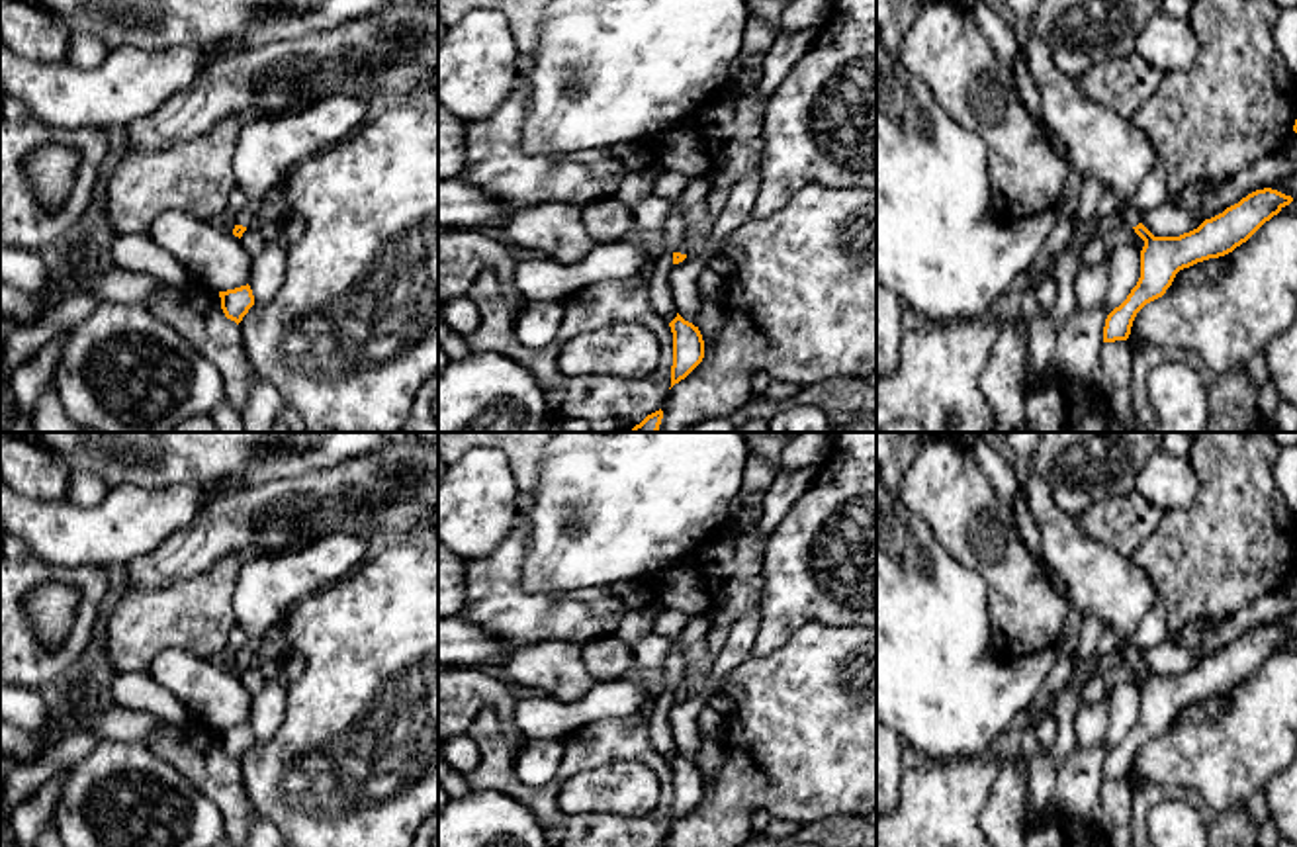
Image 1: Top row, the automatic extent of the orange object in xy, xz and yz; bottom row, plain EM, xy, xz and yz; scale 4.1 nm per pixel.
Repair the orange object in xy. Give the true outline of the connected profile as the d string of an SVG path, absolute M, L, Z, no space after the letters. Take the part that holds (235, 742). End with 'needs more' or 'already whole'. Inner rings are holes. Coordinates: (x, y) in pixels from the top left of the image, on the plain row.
M248 722L235 728L219 730L219 736L225 755L235 759L237 763L254 743L254 734Z; already whole

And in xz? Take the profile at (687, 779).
M679 751L669 761L673 771L673 804L671 825L685 818L704 796L704 779L693 761L685 759Z; already whole

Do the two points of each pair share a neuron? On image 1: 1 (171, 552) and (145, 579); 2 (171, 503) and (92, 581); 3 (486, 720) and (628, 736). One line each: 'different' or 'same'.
1: same
2: different
3: same

